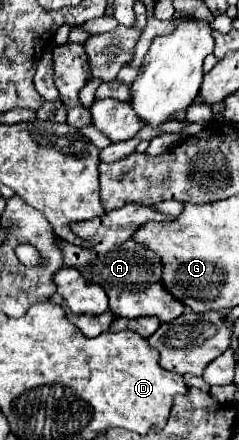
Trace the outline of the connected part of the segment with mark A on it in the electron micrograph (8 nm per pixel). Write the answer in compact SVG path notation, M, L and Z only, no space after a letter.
M126 203L124 207L114 209L98 219L72 223L72 231L80 233L84 241L90 241L90 249L60 243L60 251L64 255L62 267L76 267L82 273L88 271L88 283L98 283L106 289L110 311L116 317L136 319L144 315L156 315L160 321L166 323L182 315L182 303L176 303L174 297L170 297L168 291L162 287L158 255L132 241L134 231L150 219L168 221L172 217L160 215L150 207L138 207L138 203Z

